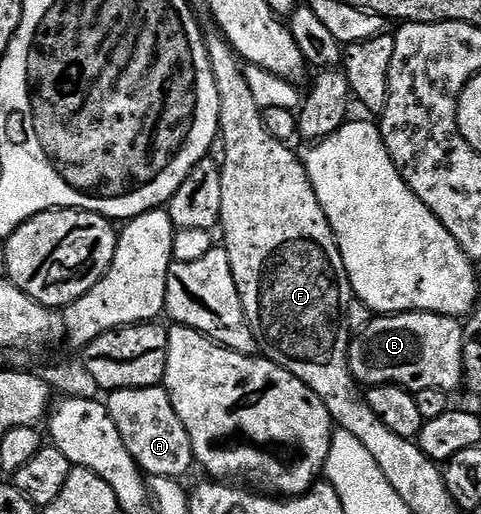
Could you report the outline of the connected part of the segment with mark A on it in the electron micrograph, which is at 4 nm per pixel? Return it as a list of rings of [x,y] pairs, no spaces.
[[[161,385],[112,390],[107,398],[110,399],[105,399],[104,405],[112,416],[112,424],[116,424],[116,434],[124,440],[124,448],[128,448],[143,475],[181,479],[195,465],[192,440],[188,440],[188,432],[180,424],[180,416],[176,416],[176,408],[172,408],[172,400]]]

